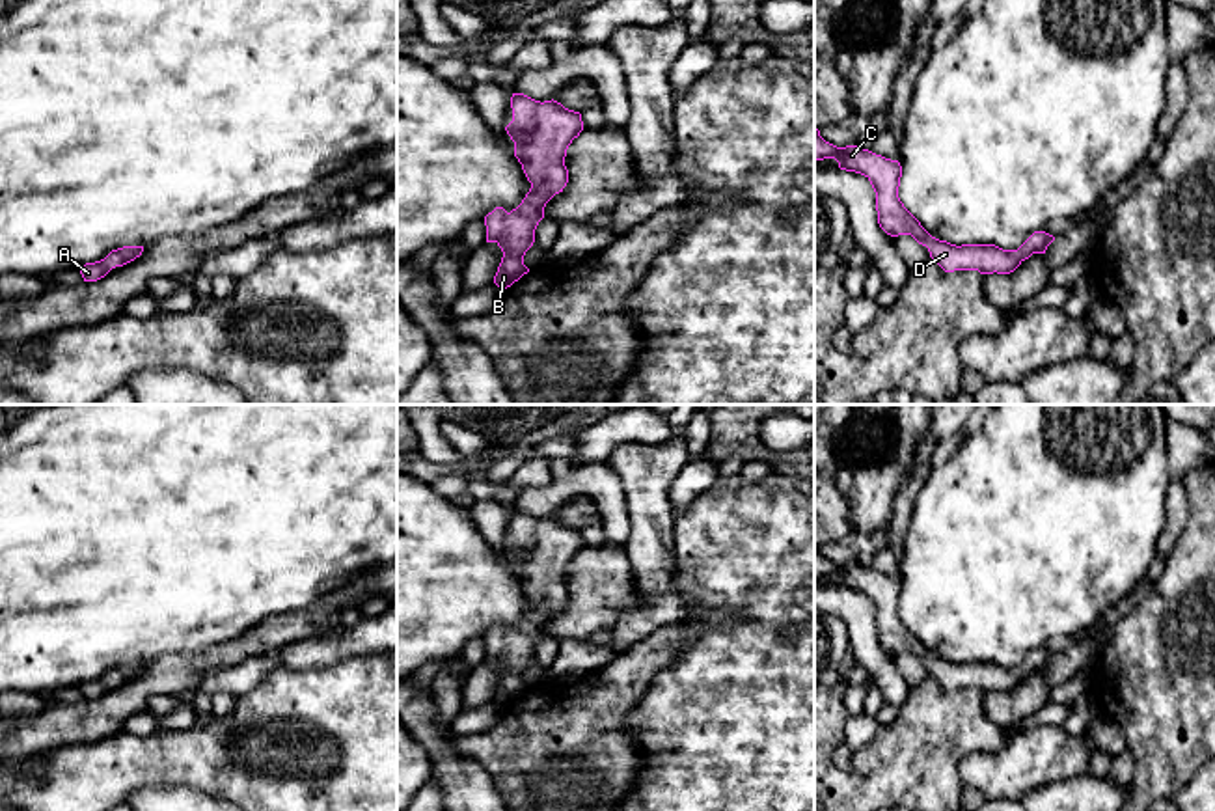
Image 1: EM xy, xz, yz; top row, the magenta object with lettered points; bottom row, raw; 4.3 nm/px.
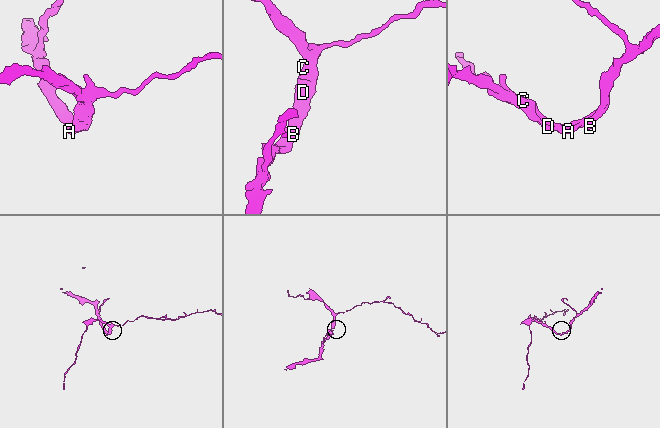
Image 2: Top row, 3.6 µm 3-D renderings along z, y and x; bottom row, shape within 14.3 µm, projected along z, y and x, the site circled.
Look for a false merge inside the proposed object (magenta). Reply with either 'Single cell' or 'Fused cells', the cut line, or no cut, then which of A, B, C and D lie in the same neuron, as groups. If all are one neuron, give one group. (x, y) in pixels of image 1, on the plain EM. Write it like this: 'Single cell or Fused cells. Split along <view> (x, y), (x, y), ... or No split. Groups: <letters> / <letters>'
Single cell. No split. Groups: A B C D

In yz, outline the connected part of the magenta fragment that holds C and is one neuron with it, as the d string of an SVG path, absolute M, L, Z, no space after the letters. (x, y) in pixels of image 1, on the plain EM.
M814 546L814 578L835 576L840 587L865 593L876 610L880 645L891 653L911 653L926 664L930 675L945 688L978 688L980 692L1010 692L1032 671L1045 671L1055 658L1045 649L1034 649L1017 667L995 662L950 662L932 654L898 615L902 584L859 563L837 565Z

